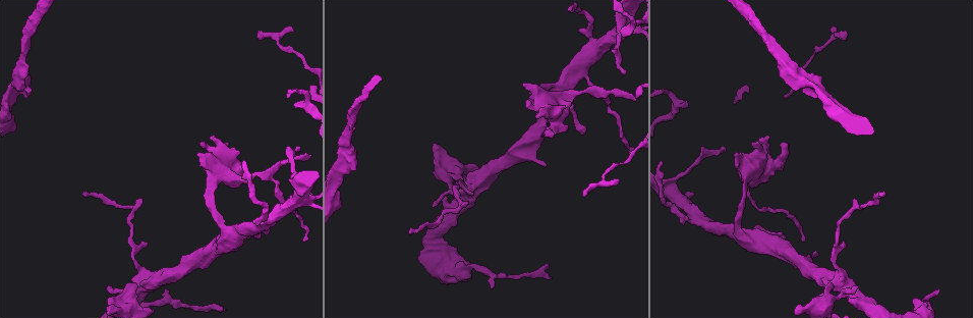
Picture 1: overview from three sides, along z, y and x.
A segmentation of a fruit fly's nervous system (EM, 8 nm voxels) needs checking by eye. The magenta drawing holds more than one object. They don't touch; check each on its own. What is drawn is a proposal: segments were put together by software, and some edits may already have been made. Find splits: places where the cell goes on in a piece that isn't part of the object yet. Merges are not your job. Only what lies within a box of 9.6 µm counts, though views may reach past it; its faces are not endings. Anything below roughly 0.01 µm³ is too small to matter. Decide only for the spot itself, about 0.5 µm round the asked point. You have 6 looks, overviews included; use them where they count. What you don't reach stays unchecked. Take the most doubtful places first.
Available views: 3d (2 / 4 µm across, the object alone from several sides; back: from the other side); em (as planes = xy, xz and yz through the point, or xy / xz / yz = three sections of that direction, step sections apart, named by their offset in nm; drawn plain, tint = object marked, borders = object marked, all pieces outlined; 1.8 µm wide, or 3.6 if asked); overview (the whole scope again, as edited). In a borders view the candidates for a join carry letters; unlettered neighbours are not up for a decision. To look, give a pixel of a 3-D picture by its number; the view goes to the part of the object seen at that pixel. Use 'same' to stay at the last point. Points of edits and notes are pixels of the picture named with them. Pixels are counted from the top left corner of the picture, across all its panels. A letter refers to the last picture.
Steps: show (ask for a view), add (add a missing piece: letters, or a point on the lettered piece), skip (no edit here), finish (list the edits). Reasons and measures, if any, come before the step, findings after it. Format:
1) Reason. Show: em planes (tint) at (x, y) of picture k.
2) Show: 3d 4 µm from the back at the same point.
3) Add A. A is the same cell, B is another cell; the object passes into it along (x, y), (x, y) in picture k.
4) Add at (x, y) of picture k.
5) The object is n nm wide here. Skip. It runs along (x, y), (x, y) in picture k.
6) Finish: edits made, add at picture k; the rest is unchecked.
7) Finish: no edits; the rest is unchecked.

Thin end. Show: 3d 4 µm at (843, 31) of picture 1.

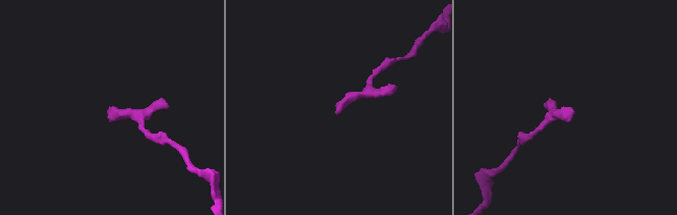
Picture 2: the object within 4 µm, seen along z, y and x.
Show: em xy step 4 (tint) at (339, 110) of picture 2.

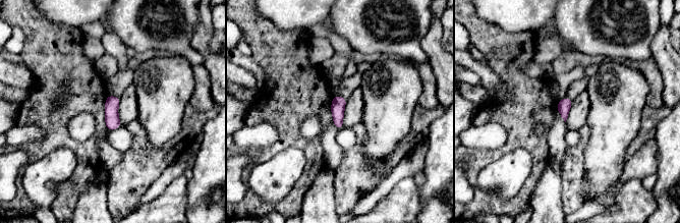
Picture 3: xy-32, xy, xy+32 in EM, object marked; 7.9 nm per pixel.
Another direction. Show: em planes (borders) at the same point.

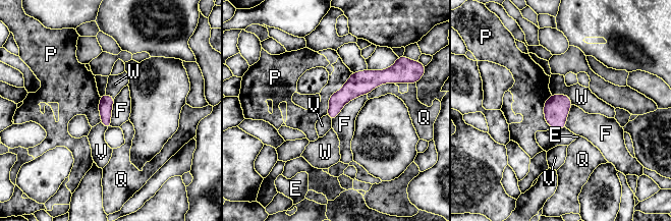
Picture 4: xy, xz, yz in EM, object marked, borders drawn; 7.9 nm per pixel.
Skip. E, F, P, Q, V and W are other cells; it runs along (388, 80), (358, 84), (330, 114) in picture 4; none of them fits.

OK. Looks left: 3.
Thin end. Show: em planes (tint) at (626, 37) of picture 1.

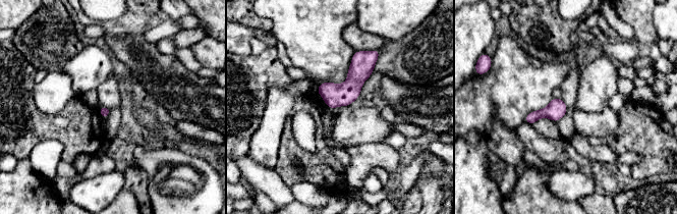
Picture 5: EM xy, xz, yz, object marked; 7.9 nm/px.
See the neighbours. Show: em planes (borders) at the same point.

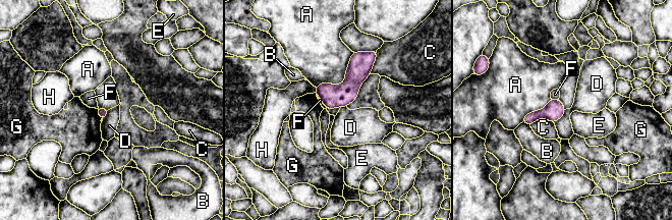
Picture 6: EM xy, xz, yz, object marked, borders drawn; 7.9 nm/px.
The longest contact is with A, 420 nm. Skip. A, B, C, D, E, F, G and H are other cells; no lettered piece goes on from it.

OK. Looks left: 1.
Small branch off a trunk. Show: em planes (borders) at (145, 284) of picture 1.

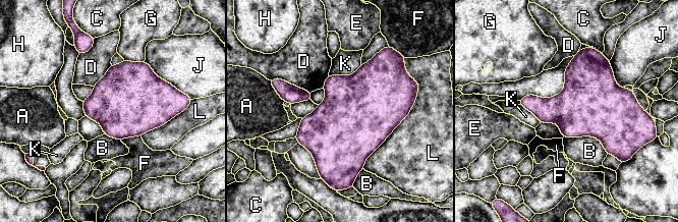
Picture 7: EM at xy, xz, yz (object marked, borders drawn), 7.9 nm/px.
Skip. A, B, C, D, E, F, G, H, J, K and L are other cells; a border runs along (563, 136), (595, 136), (607, 154) in picture 7; none of them fits.

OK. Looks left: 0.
Finish: no edits; the rest is unchecked.

